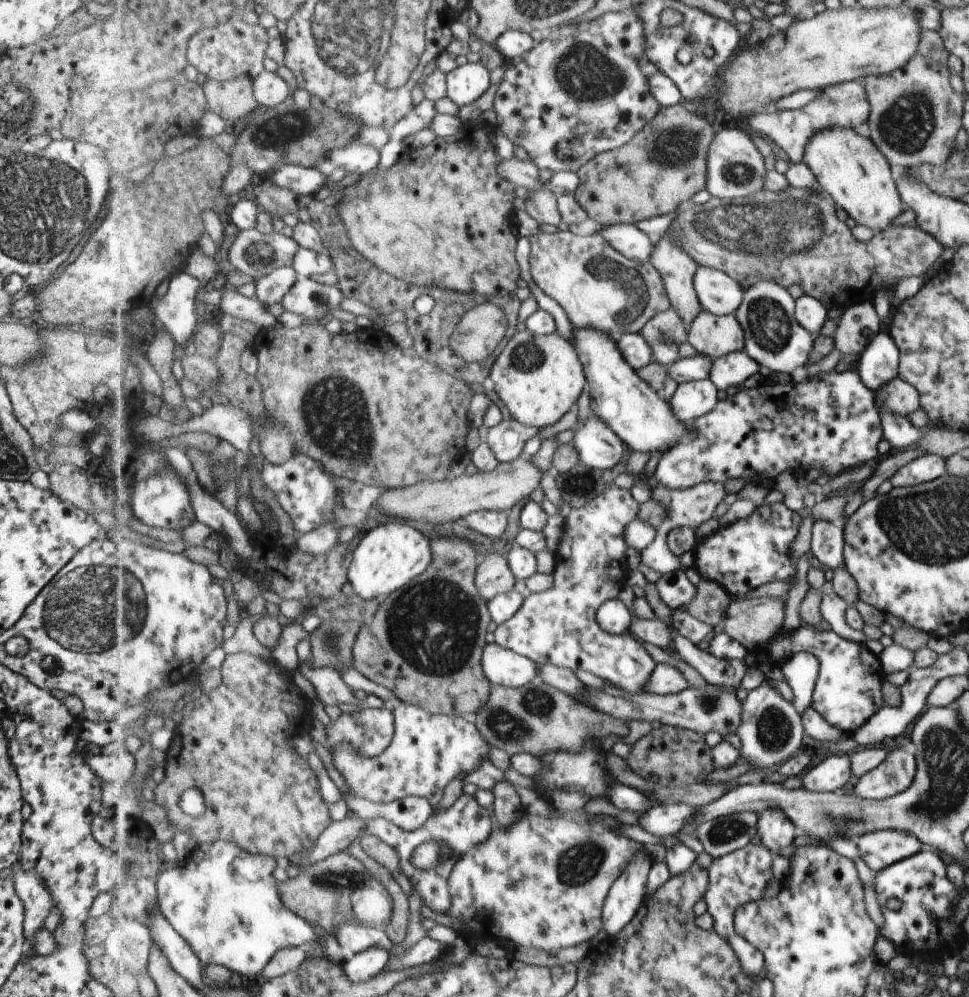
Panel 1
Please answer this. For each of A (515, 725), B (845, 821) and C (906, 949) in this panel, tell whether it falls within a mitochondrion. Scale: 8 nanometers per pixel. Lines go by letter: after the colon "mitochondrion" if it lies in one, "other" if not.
A: mitochondrion
B: mitochondrion
C: other

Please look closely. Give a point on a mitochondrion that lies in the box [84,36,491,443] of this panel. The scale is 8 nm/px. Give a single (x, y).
(284, 129)

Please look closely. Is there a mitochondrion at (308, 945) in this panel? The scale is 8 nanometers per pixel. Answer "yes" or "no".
no

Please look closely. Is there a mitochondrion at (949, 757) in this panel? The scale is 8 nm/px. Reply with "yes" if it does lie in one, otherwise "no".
yes

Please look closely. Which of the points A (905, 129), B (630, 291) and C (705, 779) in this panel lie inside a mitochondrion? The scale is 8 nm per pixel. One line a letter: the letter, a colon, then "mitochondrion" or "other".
A: mitochondrion
B: mitochondrion
C: other

